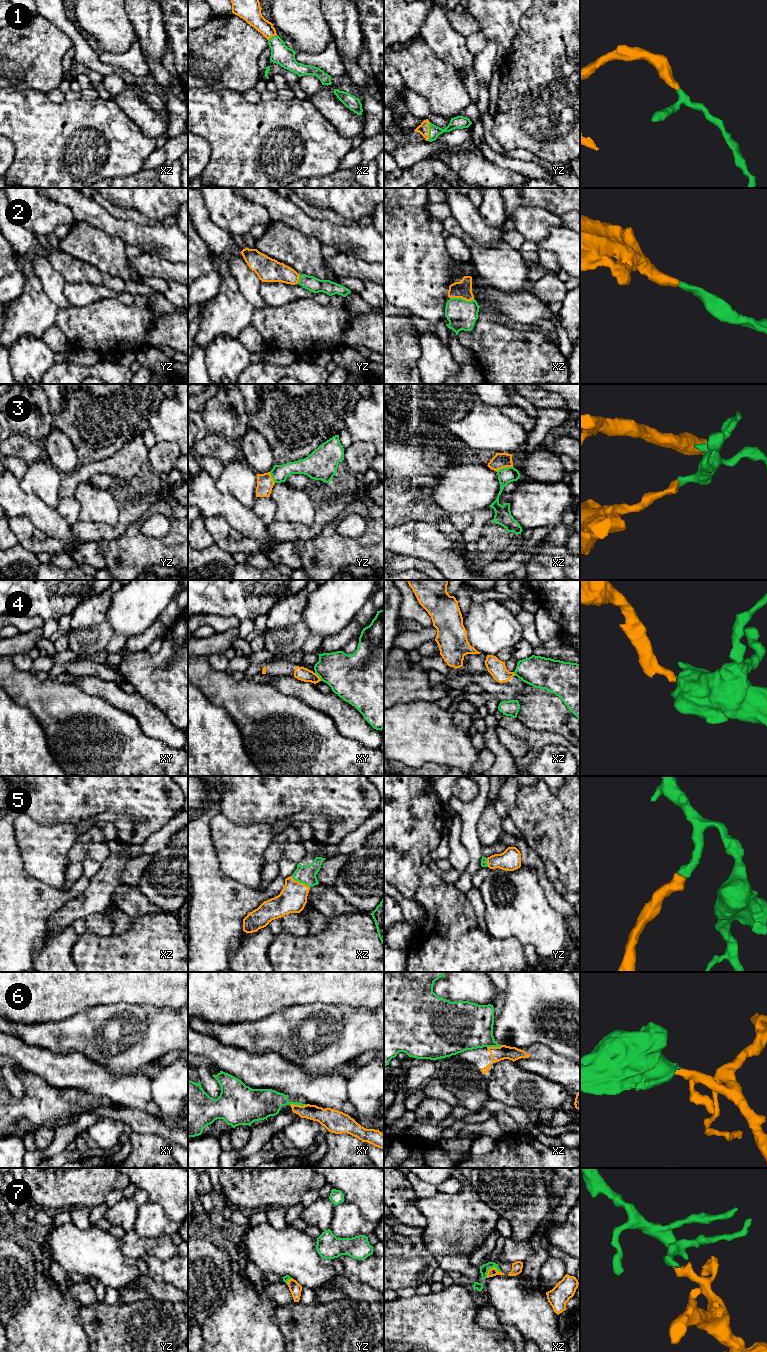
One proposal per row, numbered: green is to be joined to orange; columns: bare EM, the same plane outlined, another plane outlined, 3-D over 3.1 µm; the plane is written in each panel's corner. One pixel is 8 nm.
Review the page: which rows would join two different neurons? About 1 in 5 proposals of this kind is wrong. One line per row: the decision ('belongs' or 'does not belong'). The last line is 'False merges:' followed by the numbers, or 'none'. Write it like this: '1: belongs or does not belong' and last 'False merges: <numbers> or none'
1: belongs
2: belongs
3: belongs
4: does not belong
5: belongs
6: does not belong
7: belongs
False merges: 4, 6

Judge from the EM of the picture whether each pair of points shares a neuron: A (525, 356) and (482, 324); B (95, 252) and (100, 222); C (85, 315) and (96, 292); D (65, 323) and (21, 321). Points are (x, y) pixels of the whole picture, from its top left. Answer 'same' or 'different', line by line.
A: same
B: different
C: different
D: different

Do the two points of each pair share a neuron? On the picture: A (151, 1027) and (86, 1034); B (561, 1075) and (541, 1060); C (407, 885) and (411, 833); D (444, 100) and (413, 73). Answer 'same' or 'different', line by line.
A: same
B: same
C: same
D: same

